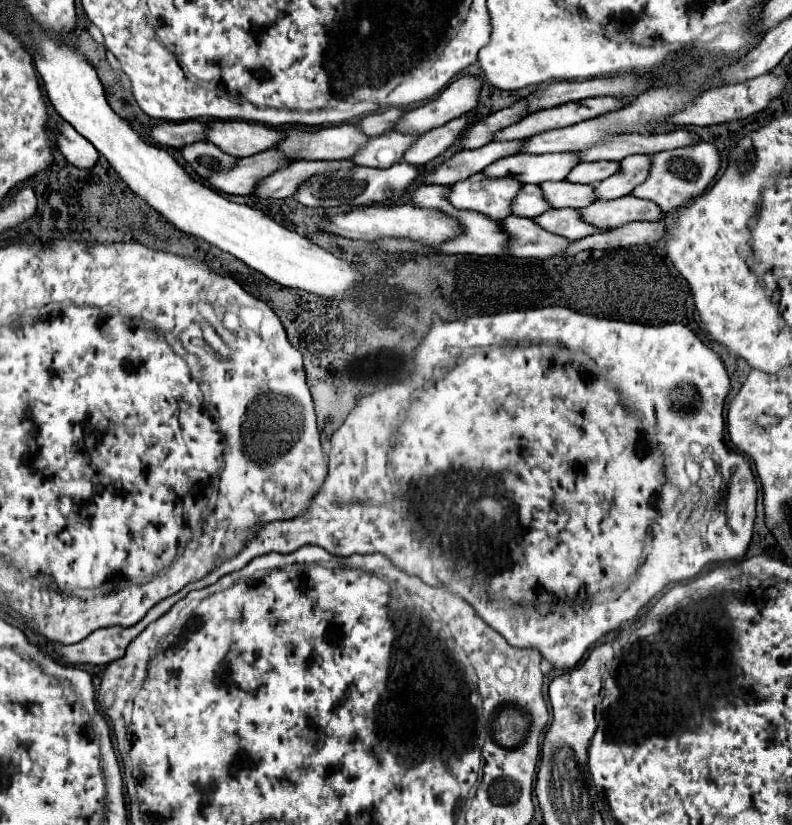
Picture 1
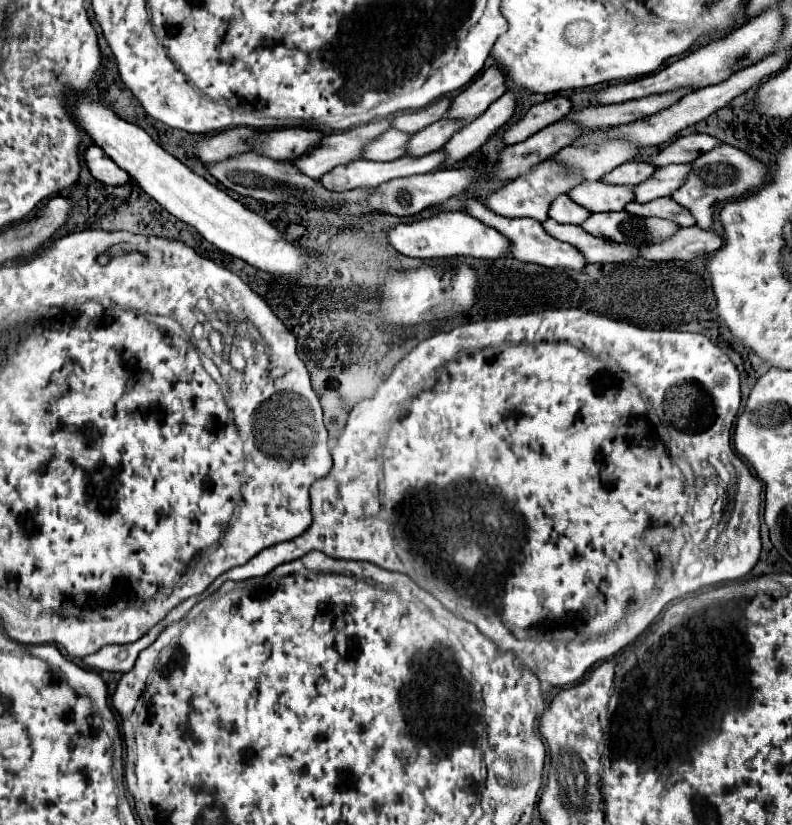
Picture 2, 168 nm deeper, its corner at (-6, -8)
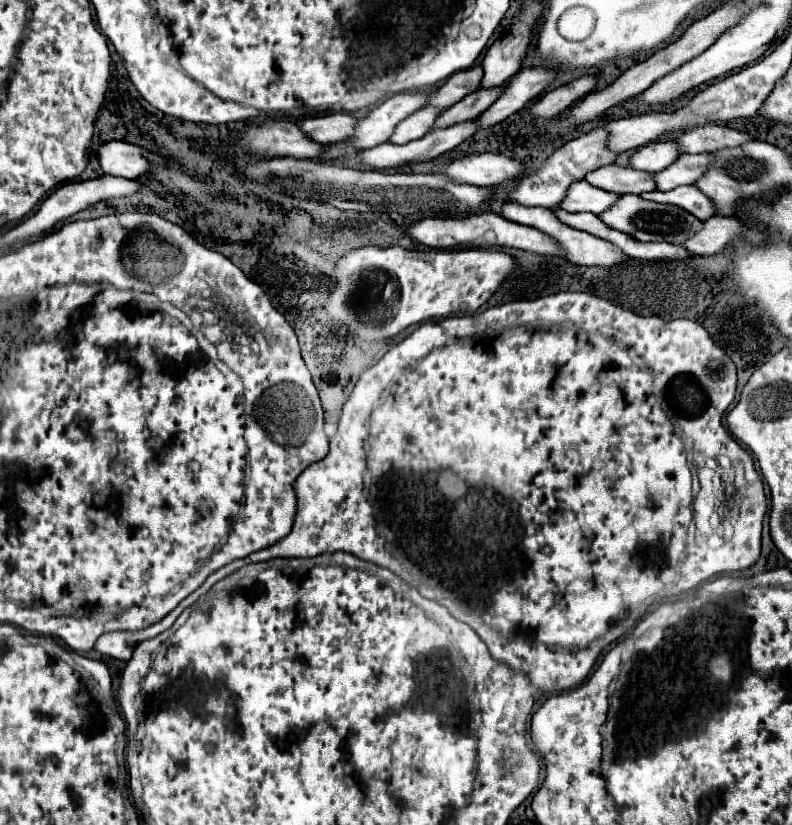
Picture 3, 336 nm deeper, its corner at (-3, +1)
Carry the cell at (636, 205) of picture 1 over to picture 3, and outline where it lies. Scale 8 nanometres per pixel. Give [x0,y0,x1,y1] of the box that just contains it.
[642,186,718,220]

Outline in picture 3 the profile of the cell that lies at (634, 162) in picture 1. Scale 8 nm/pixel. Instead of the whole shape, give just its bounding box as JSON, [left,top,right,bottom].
[654,154,712,190]

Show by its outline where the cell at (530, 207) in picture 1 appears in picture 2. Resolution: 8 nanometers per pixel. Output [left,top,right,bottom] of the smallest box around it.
[549,195,591,223]

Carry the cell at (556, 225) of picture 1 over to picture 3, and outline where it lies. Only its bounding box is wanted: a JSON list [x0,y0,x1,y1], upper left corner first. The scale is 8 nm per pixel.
[600,194,702,244]

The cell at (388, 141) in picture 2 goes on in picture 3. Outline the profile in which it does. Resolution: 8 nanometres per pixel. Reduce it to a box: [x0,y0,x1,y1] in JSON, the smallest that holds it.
[390,106,444,144]

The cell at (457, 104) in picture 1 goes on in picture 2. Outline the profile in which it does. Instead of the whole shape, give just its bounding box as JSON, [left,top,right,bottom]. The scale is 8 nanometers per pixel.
[445,67,505,121]

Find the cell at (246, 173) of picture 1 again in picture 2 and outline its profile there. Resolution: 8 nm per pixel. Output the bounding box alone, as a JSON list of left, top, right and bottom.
[291,119,391,179]

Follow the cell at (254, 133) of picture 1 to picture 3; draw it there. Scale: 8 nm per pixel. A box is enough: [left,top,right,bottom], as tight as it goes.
[300,112,358,144]

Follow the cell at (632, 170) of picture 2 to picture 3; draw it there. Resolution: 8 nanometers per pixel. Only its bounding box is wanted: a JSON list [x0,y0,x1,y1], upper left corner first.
[630,142,680,172]

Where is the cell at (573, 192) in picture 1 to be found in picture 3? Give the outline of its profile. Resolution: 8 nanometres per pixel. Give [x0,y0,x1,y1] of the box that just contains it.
[586,164,656,196]

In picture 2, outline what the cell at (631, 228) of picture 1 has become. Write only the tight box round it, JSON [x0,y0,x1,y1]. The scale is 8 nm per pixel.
[639,227,723,261]

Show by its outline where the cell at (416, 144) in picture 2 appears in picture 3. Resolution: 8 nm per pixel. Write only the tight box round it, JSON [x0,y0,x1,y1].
[434,86,504,128]

